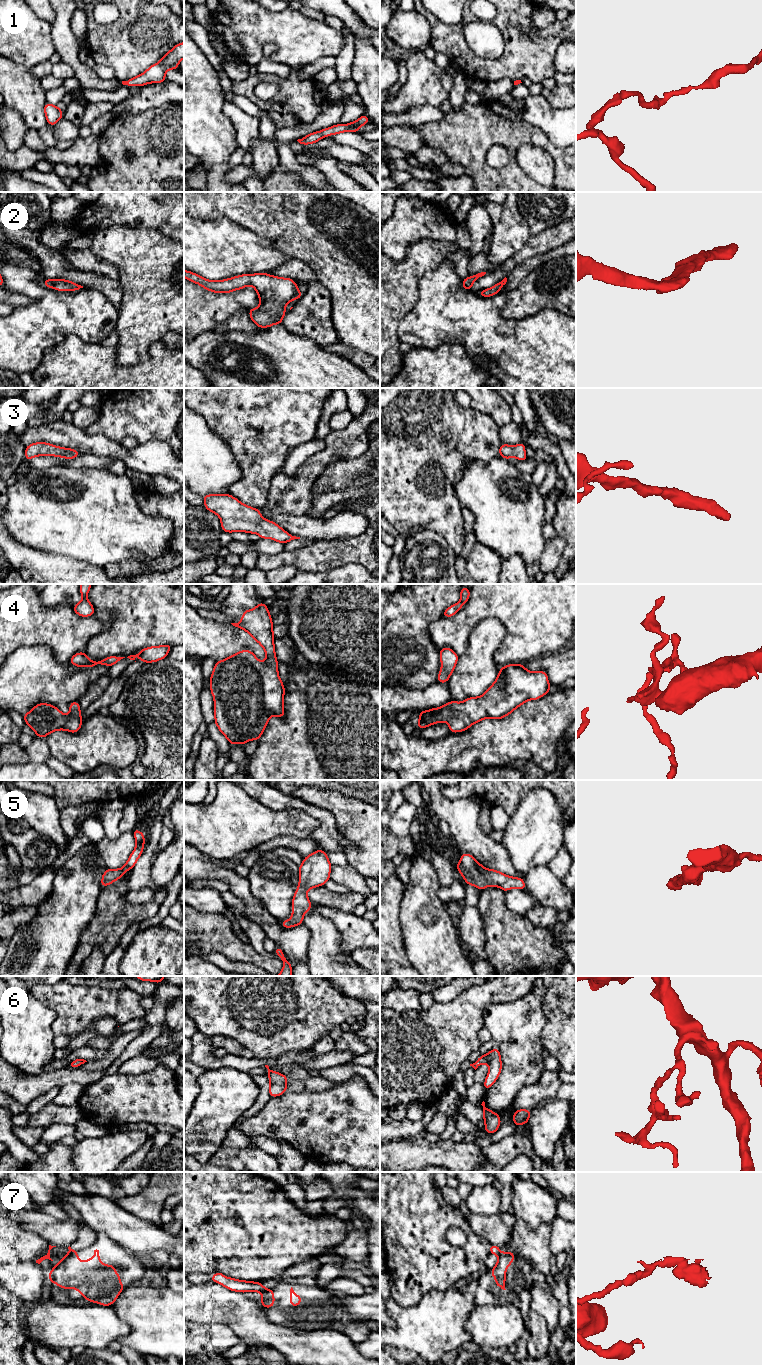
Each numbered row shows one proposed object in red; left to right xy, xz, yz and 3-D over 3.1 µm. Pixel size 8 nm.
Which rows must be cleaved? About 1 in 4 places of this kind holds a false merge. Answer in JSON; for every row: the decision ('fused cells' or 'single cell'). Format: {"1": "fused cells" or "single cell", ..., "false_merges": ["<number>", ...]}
{"1": "single cell", "2": "single cell", "3": "single cell", "4": "single cell", "5": "single cell", "6": "single cell", "7": "fused cells", "false_merges": ["7"]}

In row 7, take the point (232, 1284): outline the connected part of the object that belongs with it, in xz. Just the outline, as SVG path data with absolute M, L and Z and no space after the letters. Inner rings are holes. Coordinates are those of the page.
M216 1272L212 1275L210 1281L216 1282L227 1288L228 1290L236 1291L236 1292L262 1292L265 1291L265 1287L263 1284L252 1281L244 1281L244 1280L237 1280L232 1277L226 1277L224 1274L220 1272Z

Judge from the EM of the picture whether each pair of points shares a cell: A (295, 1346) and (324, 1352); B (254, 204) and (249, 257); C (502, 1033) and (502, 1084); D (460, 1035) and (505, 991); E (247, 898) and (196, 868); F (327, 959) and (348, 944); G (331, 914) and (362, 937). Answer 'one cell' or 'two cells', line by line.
A: one cell
B: two cells
C: one cell
D: one cell
E: one cell
F: two cells
G: one cell

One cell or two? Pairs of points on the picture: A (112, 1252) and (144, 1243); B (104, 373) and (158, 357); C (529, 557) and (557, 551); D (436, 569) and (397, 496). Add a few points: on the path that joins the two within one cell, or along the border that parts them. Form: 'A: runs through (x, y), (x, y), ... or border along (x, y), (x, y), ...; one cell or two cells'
A: border along (106, 1235), (121, 1246), (130, 1249), (142, 1257); two cells
B: runs through (117, 373), (142, 373), (145, 370); one cell
C: border along (546, 541), (544, 550), (537, 562); two cells
D: border along (424, 529), (436, 531), (445, 540); two cells

